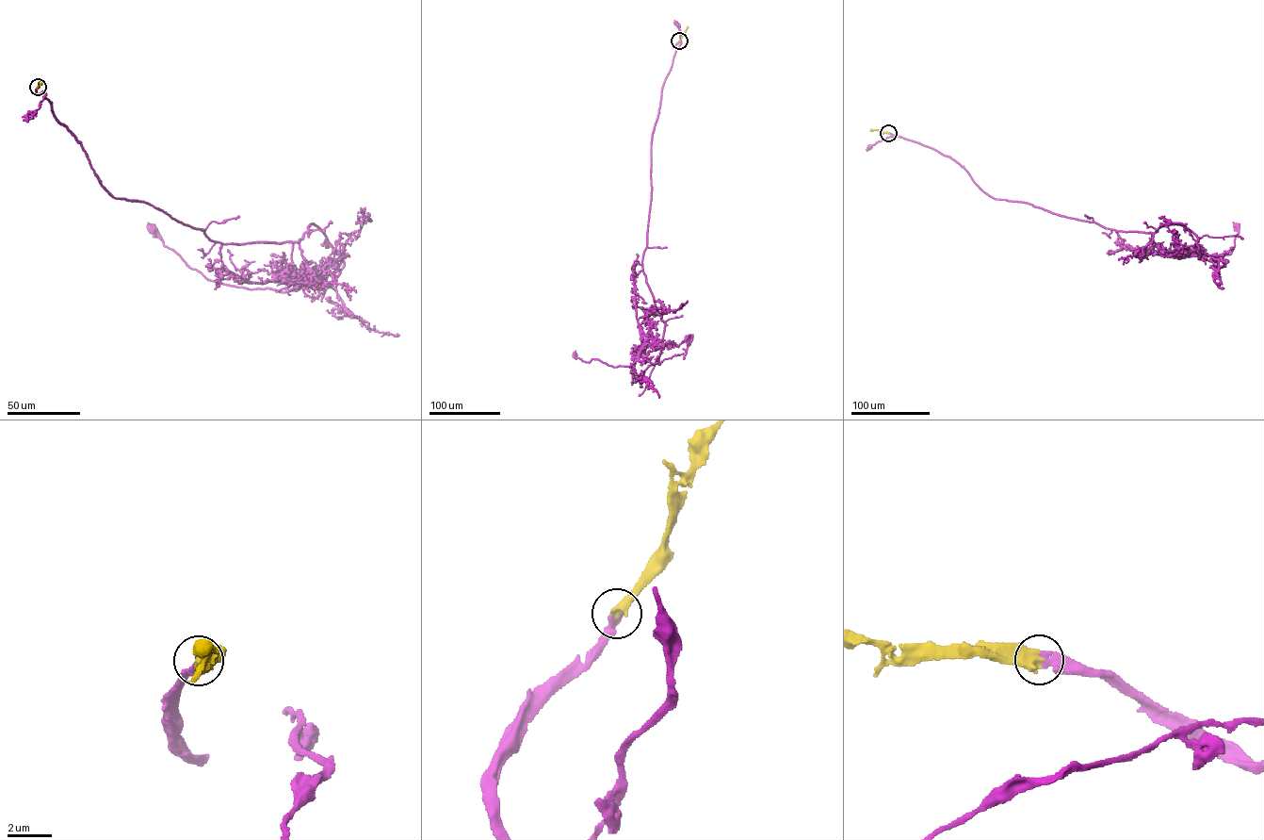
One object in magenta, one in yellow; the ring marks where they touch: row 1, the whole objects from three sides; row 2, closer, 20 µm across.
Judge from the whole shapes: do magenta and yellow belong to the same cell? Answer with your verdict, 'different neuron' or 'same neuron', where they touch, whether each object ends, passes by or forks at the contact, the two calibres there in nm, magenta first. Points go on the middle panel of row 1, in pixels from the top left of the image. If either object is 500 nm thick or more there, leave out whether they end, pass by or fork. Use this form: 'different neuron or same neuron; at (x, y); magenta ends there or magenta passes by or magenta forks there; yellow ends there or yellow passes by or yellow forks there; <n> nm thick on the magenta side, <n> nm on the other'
same neuron; at (679, 41); 280 nm thick on the magenta side, 550 nm on the other

